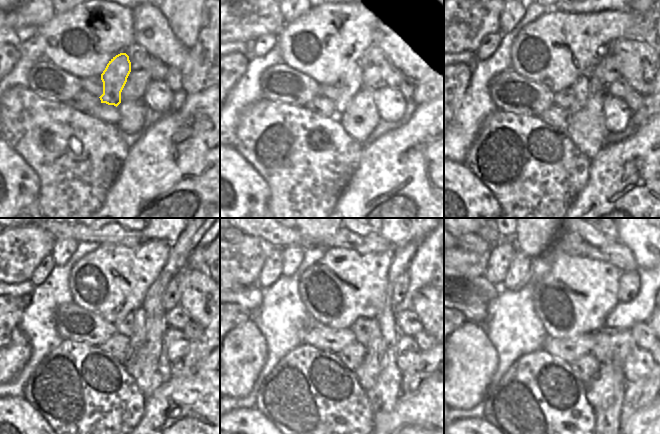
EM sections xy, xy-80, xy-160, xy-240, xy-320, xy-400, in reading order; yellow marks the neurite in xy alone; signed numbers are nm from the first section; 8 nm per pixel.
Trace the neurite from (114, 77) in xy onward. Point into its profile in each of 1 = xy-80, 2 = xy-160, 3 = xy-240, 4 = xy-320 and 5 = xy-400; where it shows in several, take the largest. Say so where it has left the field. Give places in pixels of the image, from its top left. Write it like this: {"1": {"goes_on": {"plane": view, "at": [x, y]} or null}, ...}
{"1": {"goes_on": {"plane": "xy-80", "at": [351, 83]}}, "2": {"goes_on": {"plane": "xy-160", "at": [581, 87]}}, "3": {"goes_on": {"plane": "xy-240", "at": [140, 330]}}, "4": {"goes_on": {"plane": "xy-320", "at": [367, 374]}}, "5": {"goes_on": {"plane": "xy-400", "at": [604, 385]}}}

